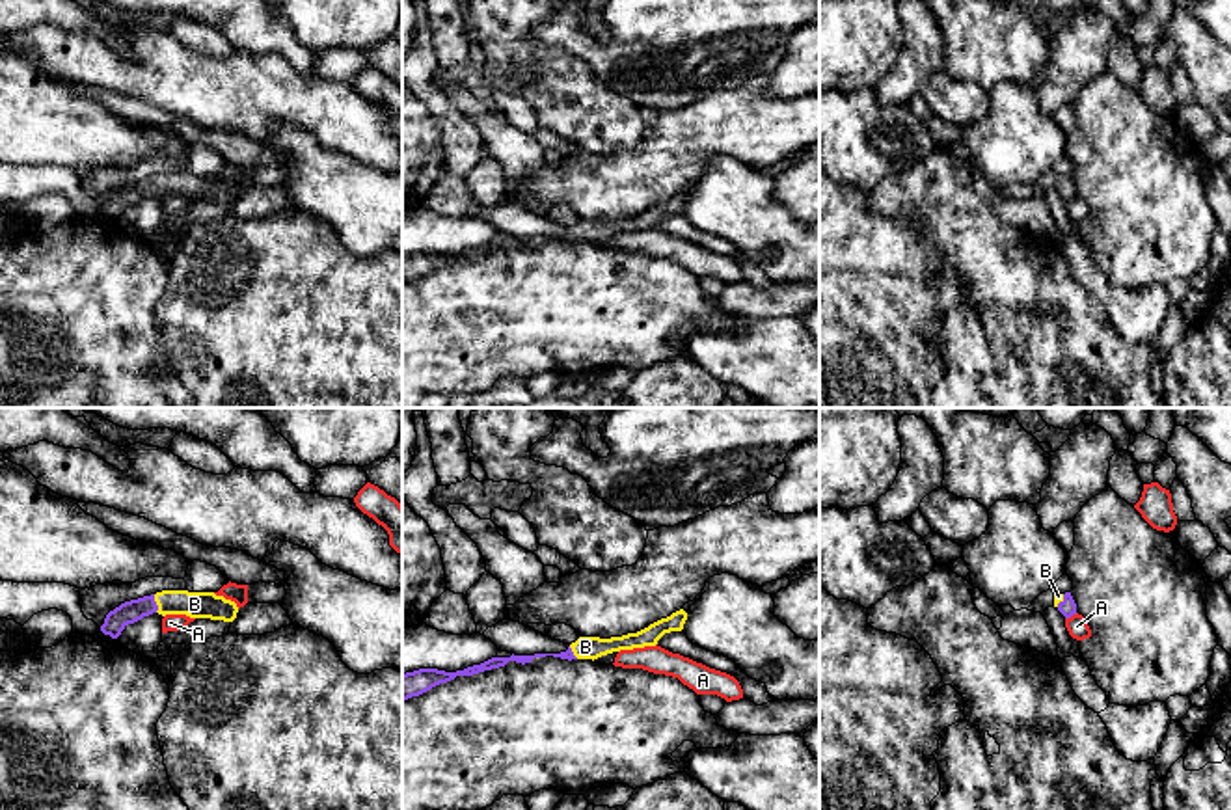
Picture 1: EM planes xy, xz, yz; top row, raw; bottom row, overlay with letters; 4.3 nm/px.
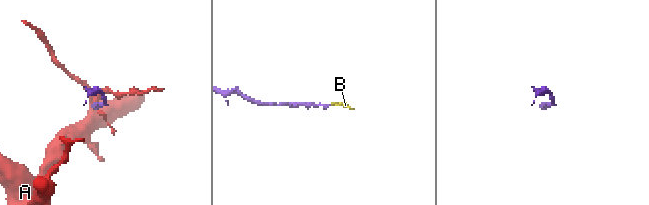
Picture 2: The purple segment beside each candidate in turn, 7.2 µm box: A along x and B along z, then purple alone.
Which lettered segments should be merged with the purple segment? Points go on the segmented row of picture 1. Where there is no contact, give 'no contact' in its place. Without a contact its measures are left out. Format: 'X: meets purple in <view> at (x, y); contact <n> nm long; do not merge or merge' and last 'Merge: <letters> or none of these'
A: meets purple in yz at (1071, 615); contact 60 nm long; do not merge
B: meets purple in xy at (155, 604); contact 80 nm long; merge
Merge: B

